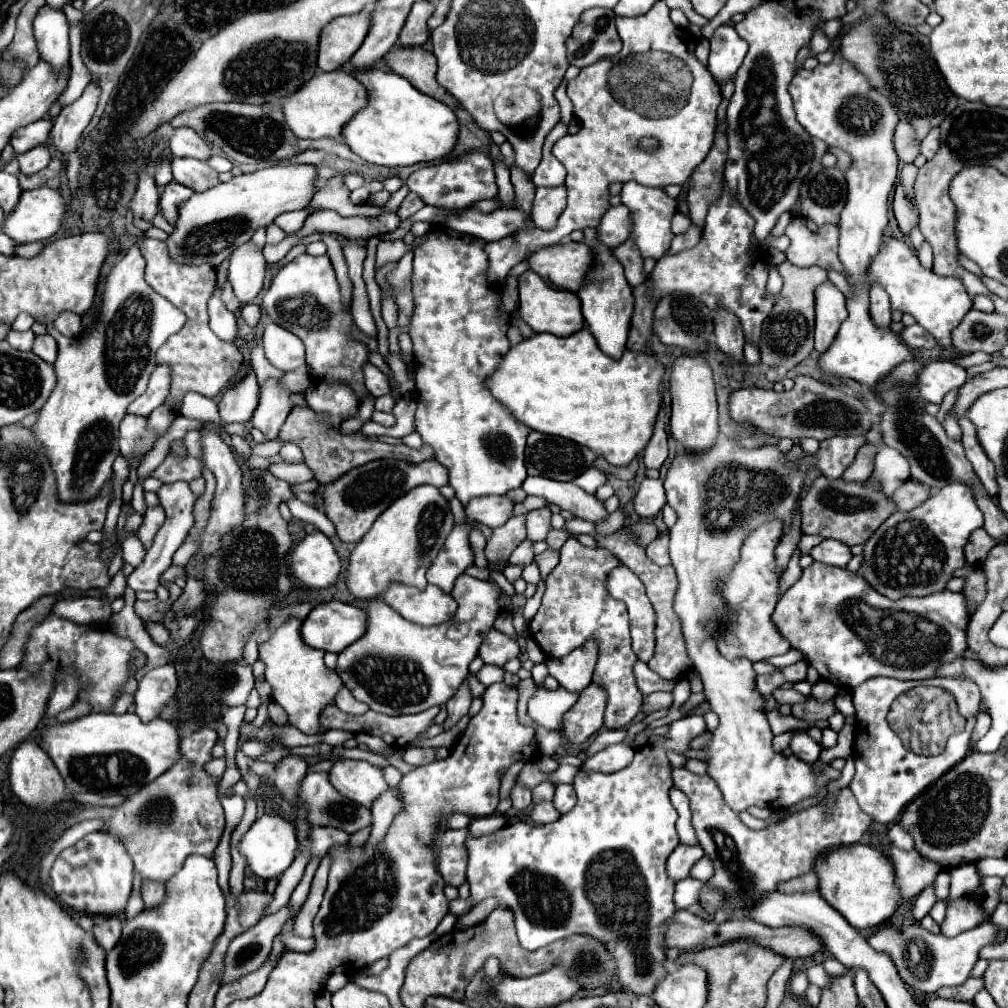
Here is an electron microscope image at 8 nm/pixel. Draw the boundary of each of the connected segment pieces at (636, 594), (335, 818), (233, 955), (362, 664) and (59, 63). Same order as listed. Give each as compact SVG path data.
M616 567L608 579L608 591L614 599L628 605L632 649L640 661L648 663L654 657L656 613L646 597L644 583L628 567Z
M326 771L308 773L304 777L300 803L308 811L312 825L336 825L346 833L356 833L372 825L370 809L344 799L330 785Z
M284 905L278 913L260 919L258 925L238 935L228 947L222 983L238 979L240 975L246 975L250 971L256 971L256 967L260 967L260 963L264 963L264 959L272 951L272 939L280 933L282 925L288 919L296 917L296 913L298 913L296 907Z
M462 573L454 585L454 599L458 603L454 619L434 627L420 627L410 623L384 601L372 599L366 607L366 633L356 643L338 653L336 673L358 701L384 715L408 715L430 709L432 705L444 705L468 677L468 665L478 655L478 647L482 645L488 631L494 627L494 621L500 615L500 595L502 589L494 579L480 581Z
M42 7L34 19L34 37L38 43L40 59L44 59L58 73L70 67L70 41L68 21L62 11Z

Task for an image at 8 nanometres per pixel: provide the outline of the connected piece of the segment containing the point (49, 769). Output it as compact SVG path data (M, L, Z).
M30 739L22 741L10 757L10 787L18 799L30 807L52 809L64 799L64 781L56 771L56 765L52 763L50 755L46 755L46 751Z

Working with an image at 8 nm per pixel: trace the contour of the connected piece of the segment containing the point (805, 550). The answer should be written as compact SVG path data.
M802 535L797 547L800 550L801 555L807 555L812 547L818 545L821 541L822 538L819 535Z

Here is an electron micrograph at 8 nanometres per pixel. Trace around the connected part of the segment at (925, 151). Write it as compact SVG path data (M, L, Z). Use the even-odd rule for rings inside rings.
M932 129L924 139L922 139L922 145L920 145L920 153L926 157L926 159L932 159L936 153L938 153L938 147L940 147L940 129Z

